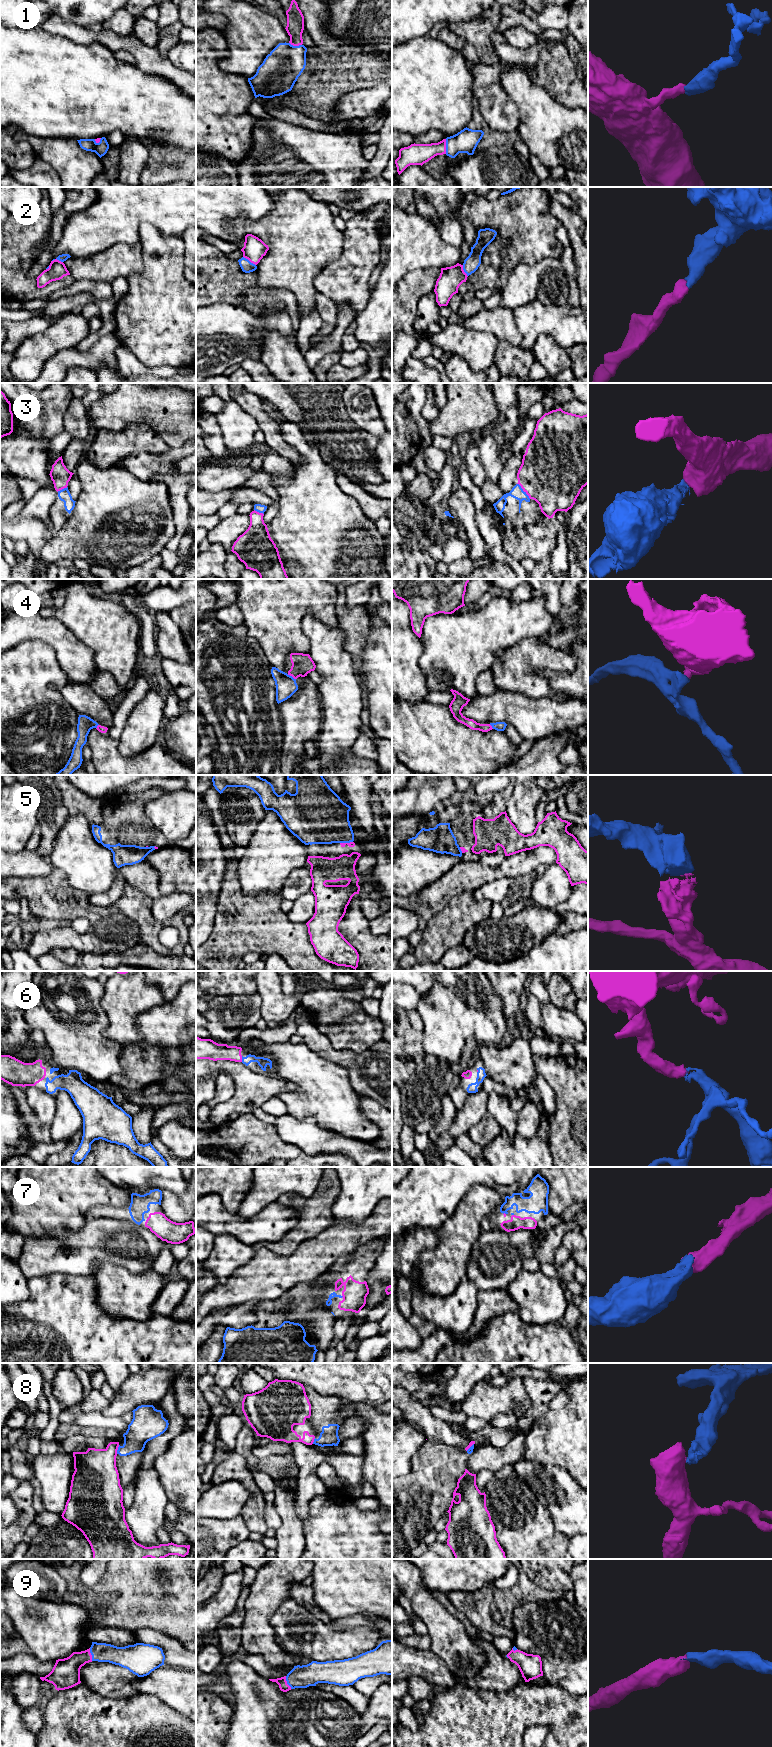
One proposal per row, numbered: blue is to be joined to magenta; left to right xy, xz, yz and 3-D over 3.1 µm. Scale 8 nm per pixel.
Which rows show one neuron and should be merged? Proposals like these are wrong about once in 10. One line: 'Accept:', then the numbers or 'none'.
Accept: 1, 2, 3, 4, 5, 6, 7, 9

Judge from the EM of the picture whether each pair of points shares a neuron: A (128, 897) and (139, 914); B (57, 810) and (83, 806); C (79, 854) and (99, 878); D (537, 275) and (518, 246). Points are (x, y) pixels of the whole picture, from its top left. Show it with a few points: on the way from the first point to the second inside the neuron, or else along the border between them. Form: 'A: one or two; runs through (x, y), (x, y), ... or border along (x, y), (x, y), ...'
A: one; runs through (132, 901), (139, 910)
B: two; border along (59, 793), (62, 803), (69, 814)
C: one; runs through (83, 860), (93, 872)
D: two; border along (554, 259), (519, 263), (509, 274)

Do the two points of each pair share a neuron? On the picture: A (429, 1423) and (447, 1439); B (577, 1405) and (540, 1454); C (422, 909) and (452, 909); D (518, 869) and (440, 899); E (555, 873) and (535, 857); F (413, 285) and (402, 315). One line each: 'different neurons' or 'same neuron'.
A: same neuron
B: same neuron
C: different neurons
D: same neuron
E: different neurons
F: same neuron

